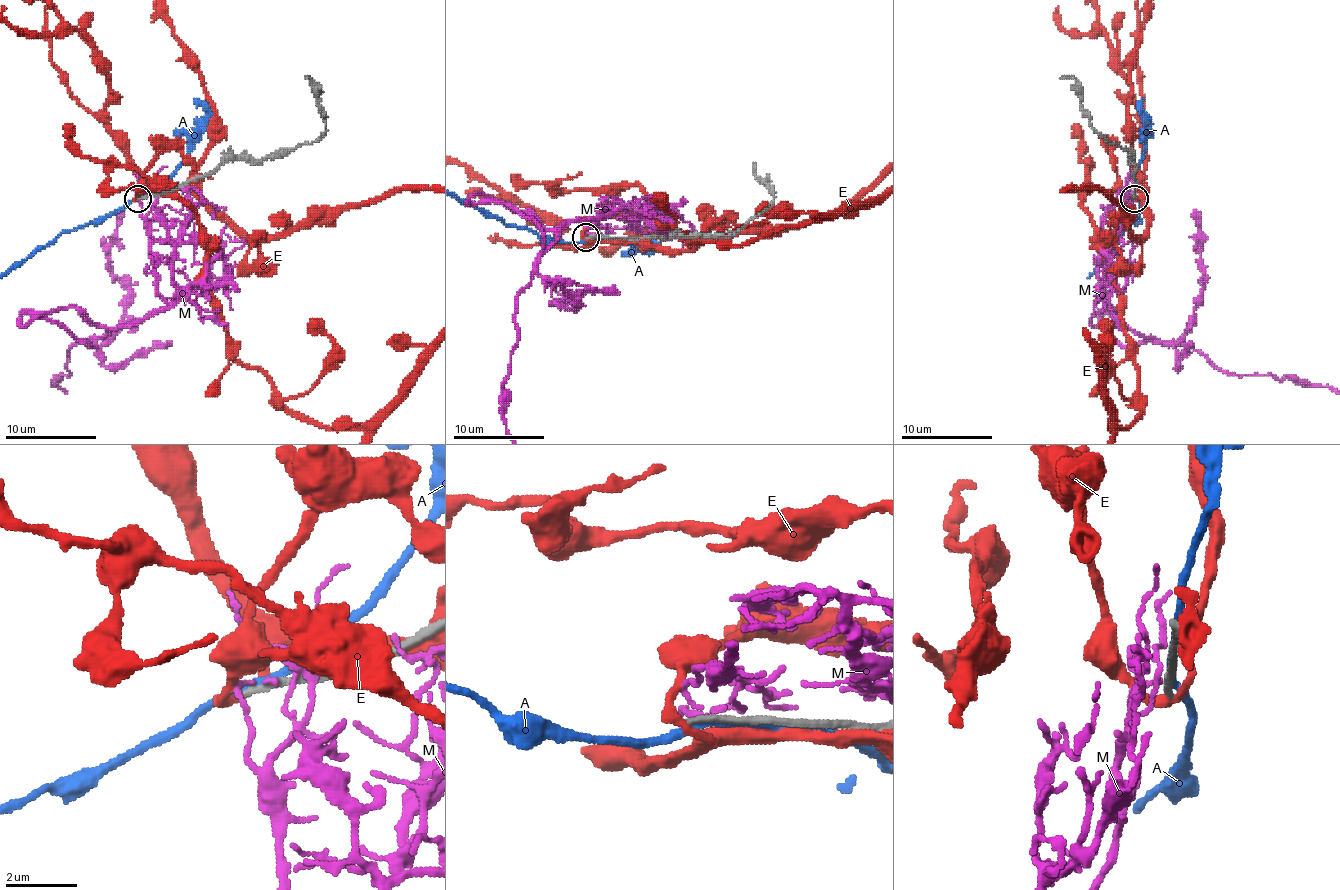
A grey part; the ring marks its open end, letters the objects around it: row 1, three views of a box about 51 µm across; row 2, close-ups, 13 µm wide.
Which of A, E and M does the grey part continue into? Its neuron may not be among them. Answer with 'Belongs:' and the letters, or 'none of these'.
Belongs: none of these

